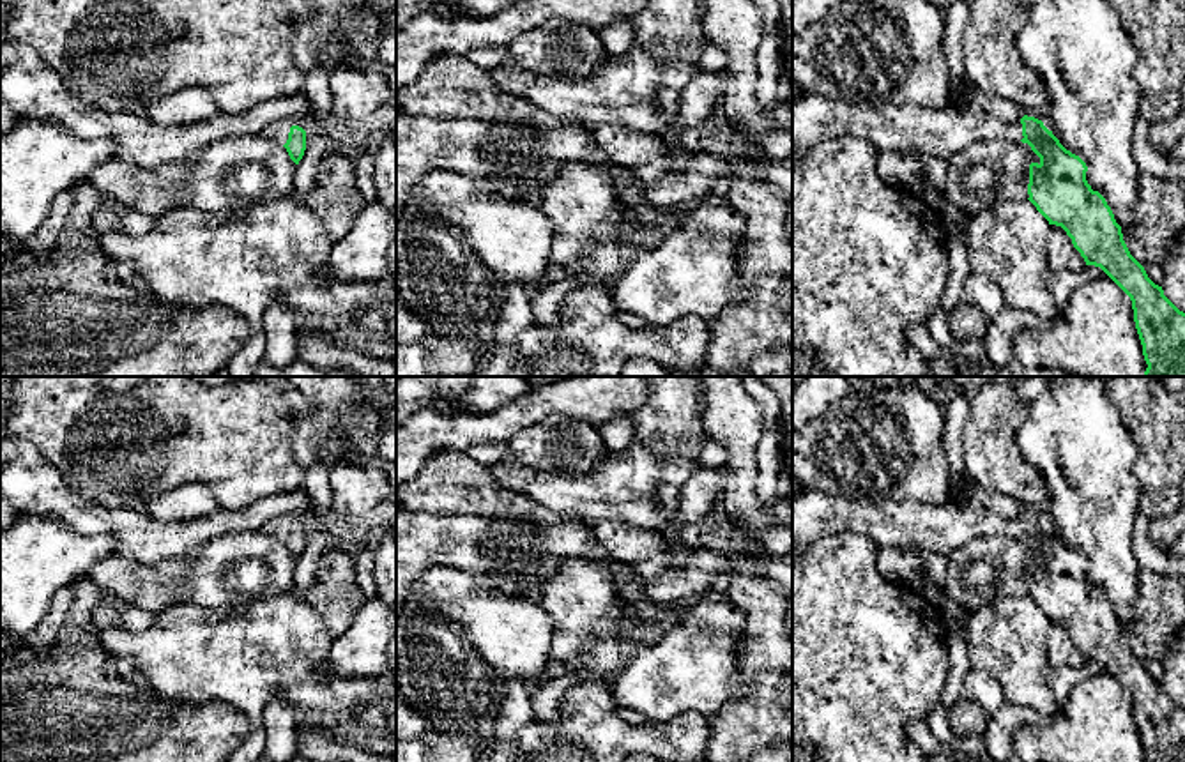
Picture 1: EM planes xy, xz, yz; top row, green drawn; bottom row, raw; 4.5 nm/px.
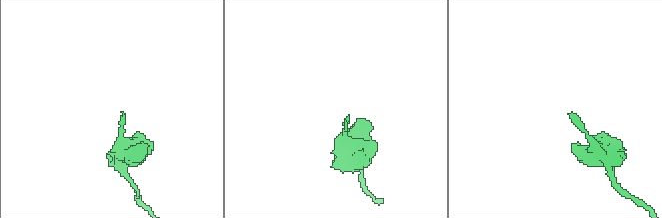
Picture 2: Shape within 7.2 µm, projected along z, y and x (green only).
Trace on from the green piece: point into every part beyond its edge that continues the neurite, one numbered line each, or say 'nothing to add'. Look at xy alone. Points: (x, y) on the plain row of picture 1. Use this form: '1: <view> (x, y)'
1: xy (276, 525)

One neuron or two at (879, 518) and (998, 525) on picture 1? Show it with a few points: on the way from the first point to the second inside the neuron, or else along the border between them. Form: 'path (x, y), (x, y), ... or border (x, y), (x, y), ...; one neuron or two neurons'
path (909, 524), (968, 524); one neuron

